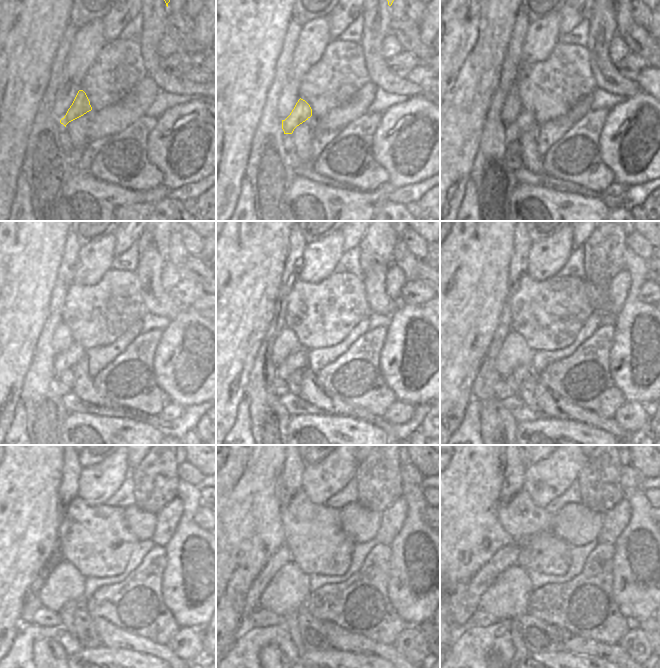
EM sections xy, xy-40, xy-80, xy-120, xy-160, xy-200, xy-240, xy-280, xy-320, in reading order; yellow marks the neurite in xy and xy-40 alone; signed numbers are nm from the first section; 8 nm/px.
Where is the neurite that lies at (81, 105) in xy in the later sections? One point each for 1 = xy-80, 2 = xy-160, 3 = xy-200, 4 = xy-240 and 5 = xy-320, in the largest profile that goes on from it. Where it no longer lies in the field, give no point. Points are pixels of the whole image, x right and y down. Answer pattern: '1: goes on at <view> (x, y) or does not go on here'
1: goes on at xy-80 (525, 121)
2: goes on at xy-160 (298, 360)
3: goes on at xy-200 (521, 373)
4: goes on at xy-240 (67, 612)
5: goes on at xy-320 (520, 648)

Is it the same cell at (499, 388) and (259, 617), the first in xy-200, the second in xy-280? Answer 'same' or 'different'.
same

